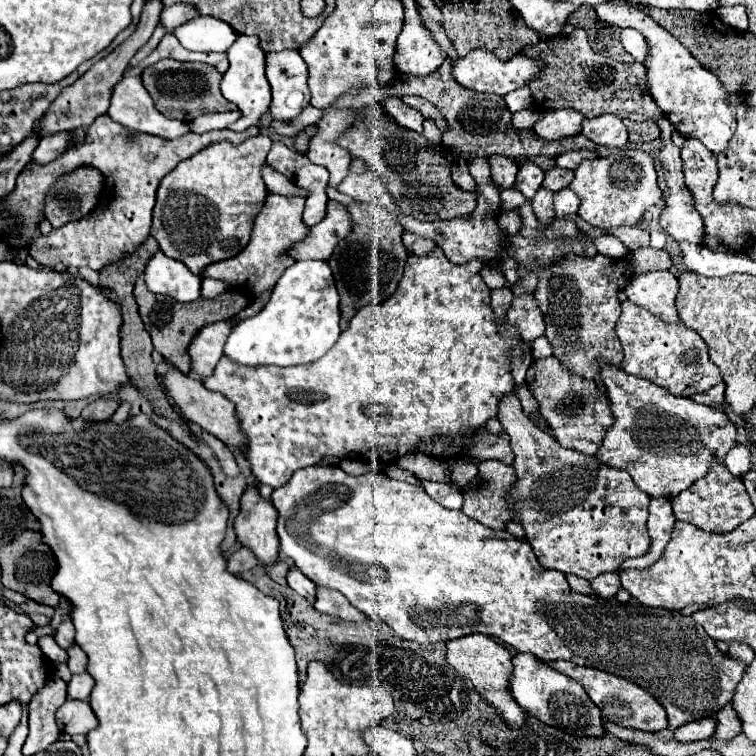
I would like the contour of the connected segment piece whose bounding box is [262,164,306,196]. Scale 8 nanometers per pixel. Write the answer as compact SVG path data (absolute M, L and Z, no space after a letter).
M268 164L262 166L262 178L264 178L264 182L266 182L268 192L276 192L276 194L282 194L282 196L294 196L294 194L306 196L304 190L300 190L300 188L294 186L290 180L286 180L286 178L280 176L278 172L274 172L274 168L268 166Z

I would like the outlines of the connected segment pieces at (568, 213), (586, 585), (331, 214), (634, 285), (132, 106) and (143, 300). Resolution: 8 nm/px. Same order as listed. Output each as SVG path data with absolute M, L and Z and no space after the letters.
M570 188L554 194L554 212L558 218L572 218L578 212L578 196Z
M566 576L566 580L568 580L568 584L570 584L570 588L572 588L574 592L580 592L580 594L592 594L590 582L586 582L586 580L578 578L578 576Z
M328 200L324 220L312 226L306 240L296 244L290 254L294 260L328 260L336 244L344 240L348 232L352 232L352 216L348 216L348 230L344 230L344 204Z
M648 272L633 276L624 292L630 301L650 314L656 314L656 318L664 322L678 322L680 318L674 306L678 290L678 280L670 272Z
M124 76L124 78L116 84L116 88L114 88L114 92L112 92L108 116L110 116L112 120L116 120L118 124L122 124L124 128L138 130L138 132L152 134L152 136L160 136L160 138L166 138L166 140L180 138L180 136L184 136L184 134L190 132L188 124L178 122L178 120L170 120L170 118L166 118L164 114L160 114L160 112L154 108L154 102L152 102L152 98L148 96L148 92L146 92L140 76Z
M142 276L136 280L136 286L134 286L134 296L136 296L136 302L140 306L140 318L148 330L148 334L152 336L152 344L154 348L168 360L172 362L182 374L190 374L190 362L188 362L188 344L192 342L192 338L198 334L200 328L204 328L206 324L214 324L214 322L220 322L220 320L228 320L232 318L234 314L238 314L242 308L246 308L250 304L250 300L246 298L246 294L242 292L224 292L212 300L194 300L194 302L188 302L188 304L180 304L172 298L166 298L166 296L156 296L152 294Z

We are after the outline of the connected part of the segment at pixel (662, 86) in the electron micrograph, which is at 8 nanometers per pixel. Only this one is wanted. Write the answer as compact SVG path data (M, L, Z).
M598 4L596 12L598 12L598 18L604 20L604 22L616 24L620 28L630 26L630 28L636 28L636 30L640 30L644 34L644 38L648 42L648 60L646 60L648 86L650 86L650 94L656 100L658 108L668 116L672 126L682 136L698 138L712 154L720 154L728 146L728 140L736 132L736 106L730 104L728 92L724 92L724 86L720 84L720 78L714 72L708 72L694 56L690 56L688 48L684 48L666 28L662 28L658 22L654 22L650 16L646 16L638 8L634 8L634 6L616 6L616 4Z

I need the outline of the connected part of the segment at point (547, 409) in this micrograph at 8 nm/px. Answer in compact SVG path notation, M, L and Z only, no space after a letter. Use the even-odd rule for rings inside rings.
M548 356L532 362L526 374L526 386L540 404L540 414L548 422L556 442L560 442L564 448L572 448L590 456L596 454L608 426L614 422L610 400L600 396L600 390L596 396L596 382L574 376L554 356Z

